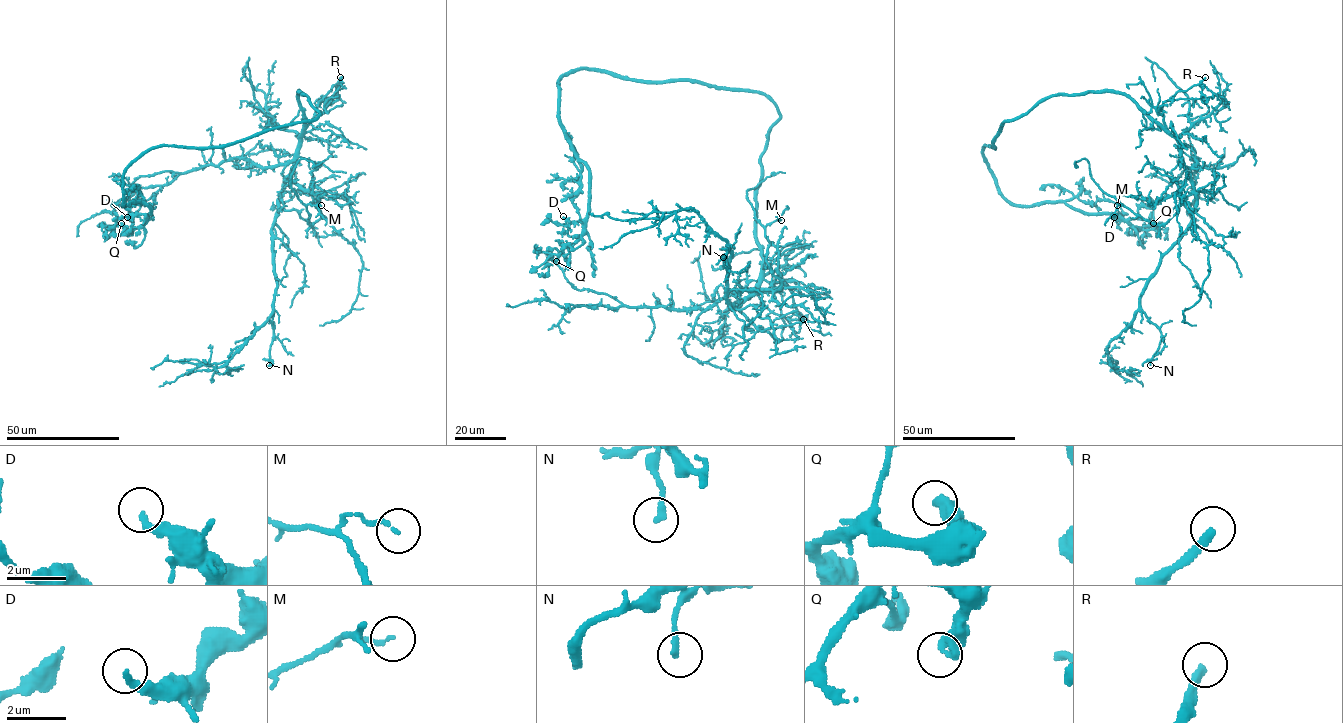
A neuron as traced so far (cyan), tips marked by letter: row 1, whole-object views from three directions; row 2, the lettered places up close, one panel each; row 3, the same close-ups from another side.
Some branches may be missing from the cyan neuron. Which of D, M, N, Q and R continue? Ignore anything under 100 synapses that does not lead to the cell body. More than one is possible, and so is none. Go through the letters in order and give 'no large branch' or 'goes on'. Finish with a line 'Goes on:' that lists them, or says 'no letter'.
D: no large branch
M: no large branch
N: no large branch
Q: no large branch
R: goes on
Goes on: R

